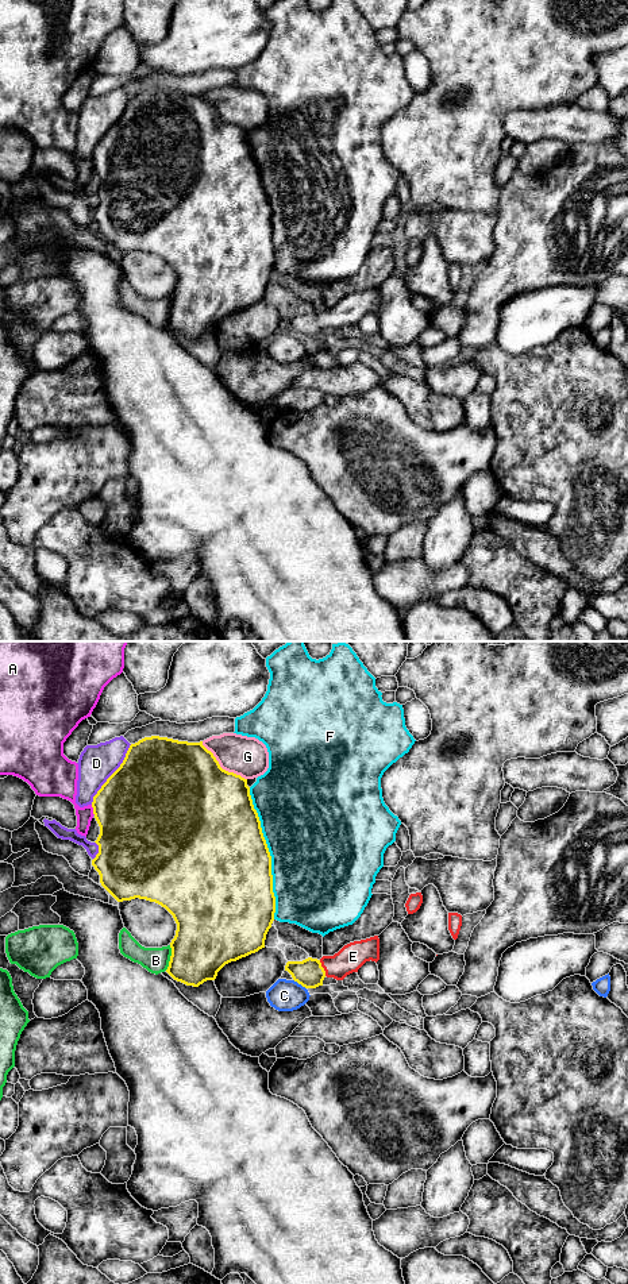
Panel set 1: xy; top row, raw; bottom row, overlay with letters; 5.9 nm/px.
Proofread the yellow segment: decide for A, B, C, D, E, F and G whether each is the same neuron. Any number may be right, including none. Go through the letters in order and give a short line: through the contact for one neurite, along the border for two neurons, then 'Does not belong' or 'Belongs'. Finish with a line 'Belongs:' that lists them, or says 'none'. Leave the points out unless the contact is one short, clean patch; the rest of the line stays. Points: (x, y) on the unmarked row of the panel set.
A: Does not belong
B: Does not belong
C: Does not belong
D: Does not belong
E: Line: xy (309, 326), (323, 320), (339, 317), (353, 308). Belongs
F: Does not belong
G: Does not belong
Belongs: E

